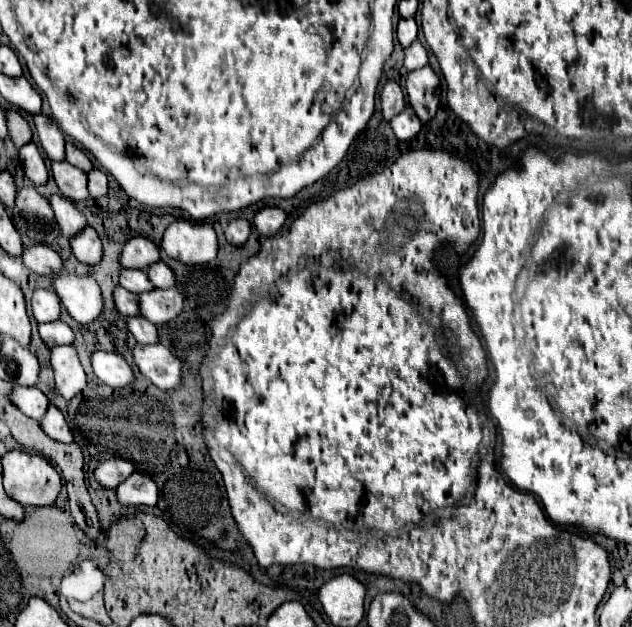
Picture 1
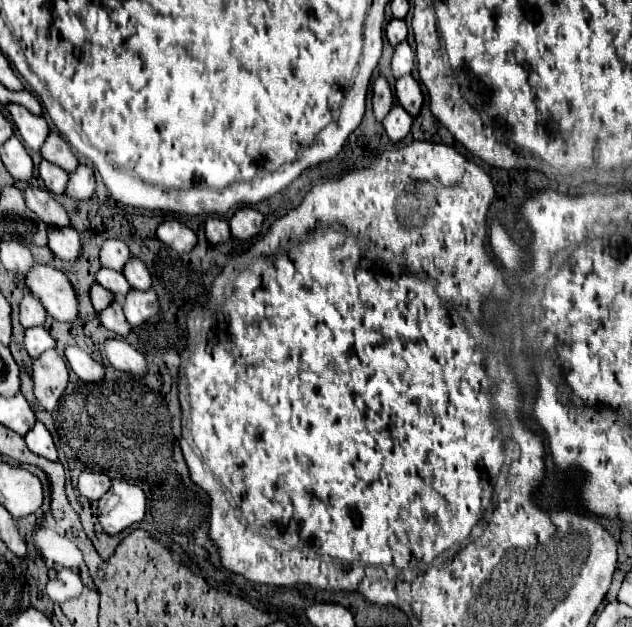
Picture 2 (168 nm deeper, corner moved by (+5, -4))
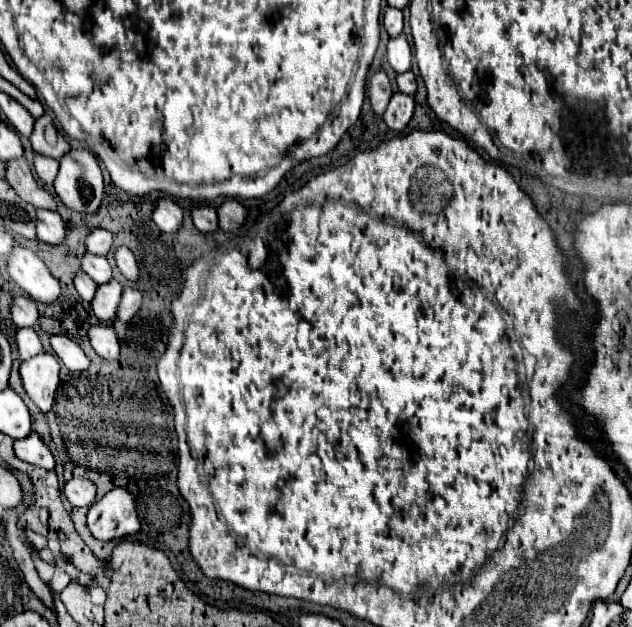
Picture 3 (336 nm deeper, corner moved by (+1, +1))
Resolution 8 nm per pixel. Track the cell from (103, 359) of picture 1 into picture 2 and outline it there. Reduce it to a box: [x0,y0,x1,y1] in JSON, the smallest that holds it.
[64,346,104,382]

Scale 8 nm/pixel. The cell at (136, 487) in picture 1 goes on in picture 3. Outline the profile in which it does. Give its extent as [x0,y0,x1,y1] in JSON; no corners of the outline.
[88,487,140,541]

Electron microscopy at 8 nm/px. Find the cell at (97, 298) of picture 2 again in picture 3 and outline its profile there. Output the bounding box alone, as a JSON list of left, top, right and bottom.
[74,271,98,301]

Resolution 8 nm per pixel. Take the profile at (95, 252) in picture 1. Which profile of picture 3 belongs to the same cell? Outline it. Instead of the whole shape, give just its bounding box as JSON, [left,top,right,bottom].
[36,209,66,243]

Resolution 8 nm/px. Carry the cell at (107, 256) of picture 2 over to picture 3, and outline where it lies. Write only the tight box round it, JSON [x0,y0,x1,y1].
[86,229,114,255]

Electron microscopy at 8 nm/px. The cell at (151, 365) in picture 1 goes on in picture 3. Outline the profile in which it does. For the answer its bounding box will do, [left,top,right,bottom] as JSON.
[88,325,120,359]

